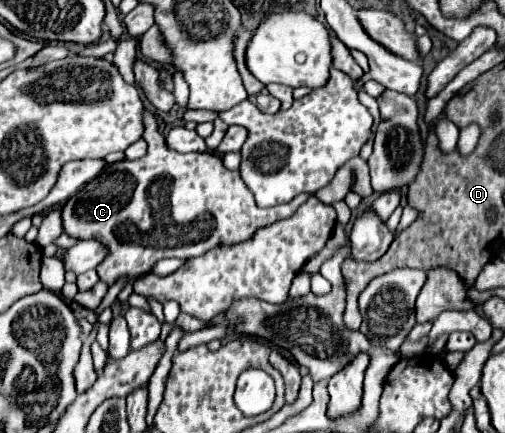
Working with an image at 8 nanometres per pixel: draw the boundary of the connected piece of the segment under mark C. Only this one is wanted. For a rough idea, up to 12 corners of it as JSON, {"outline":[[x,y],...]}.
{"outline":[[166,146],[110,164],[62,208],[110,256],[102,282],[204,256],[290,218],[214,154]]}

